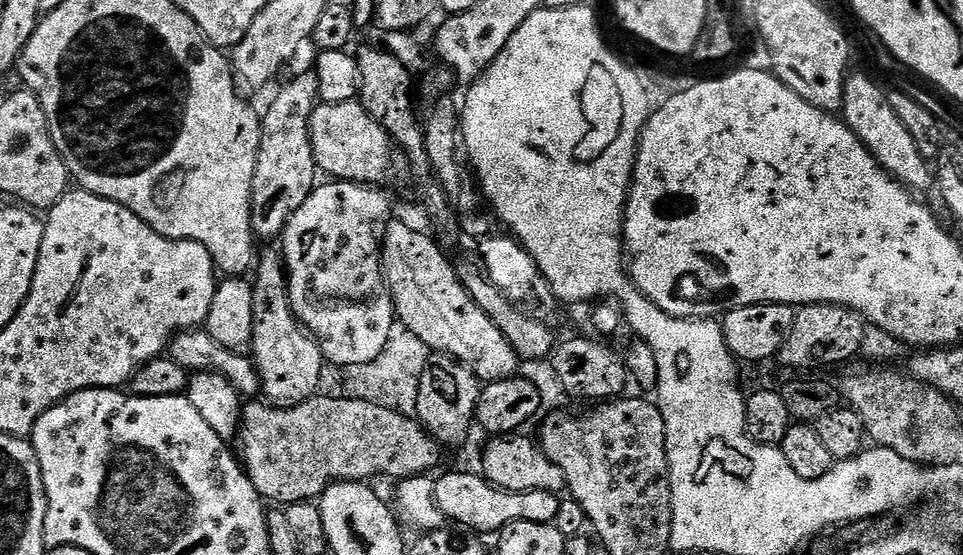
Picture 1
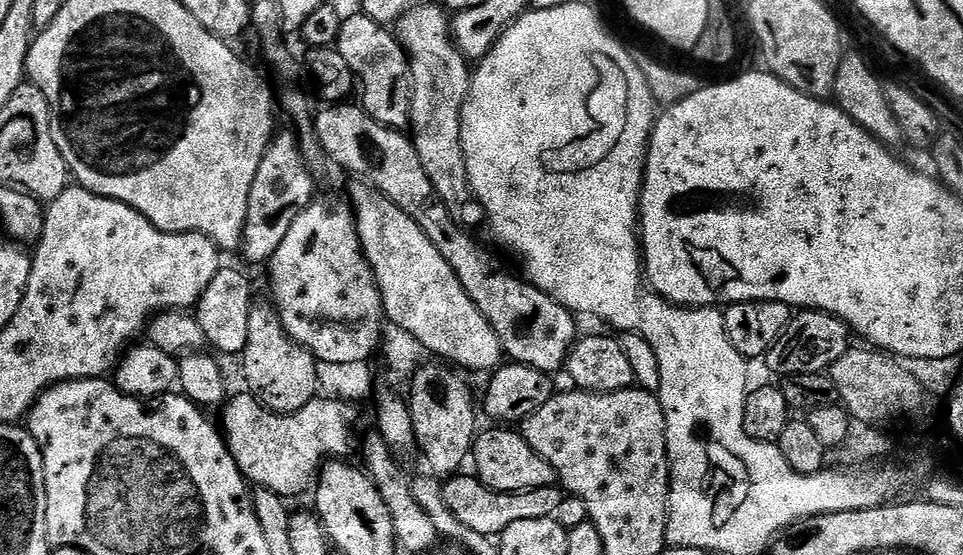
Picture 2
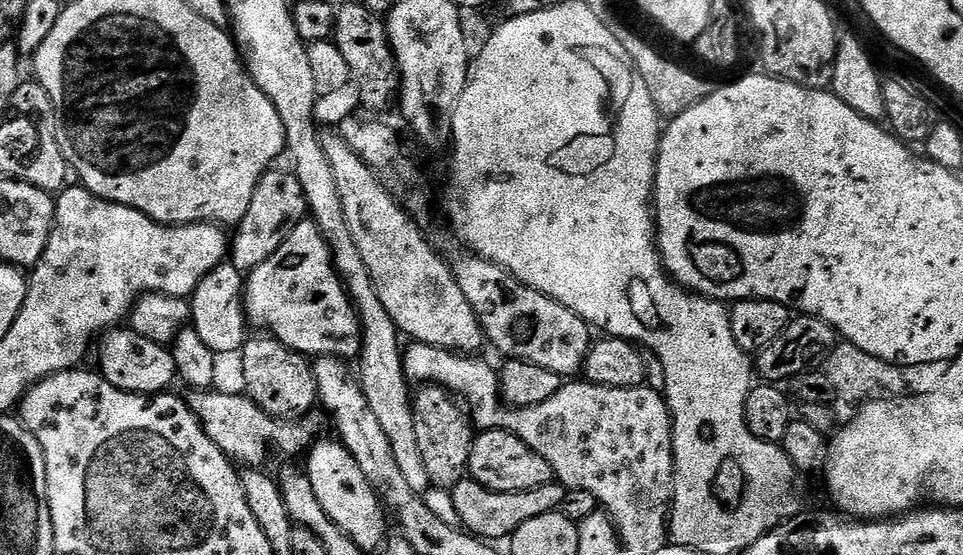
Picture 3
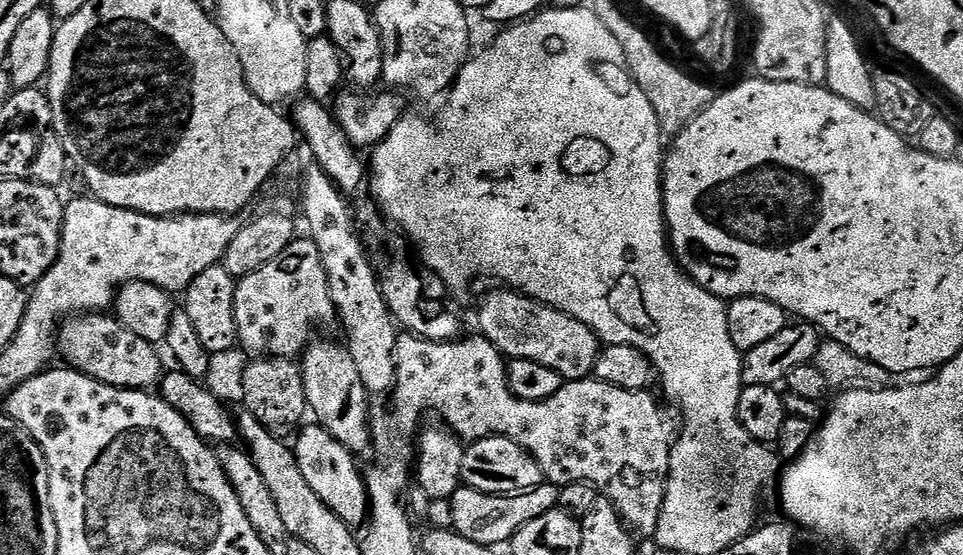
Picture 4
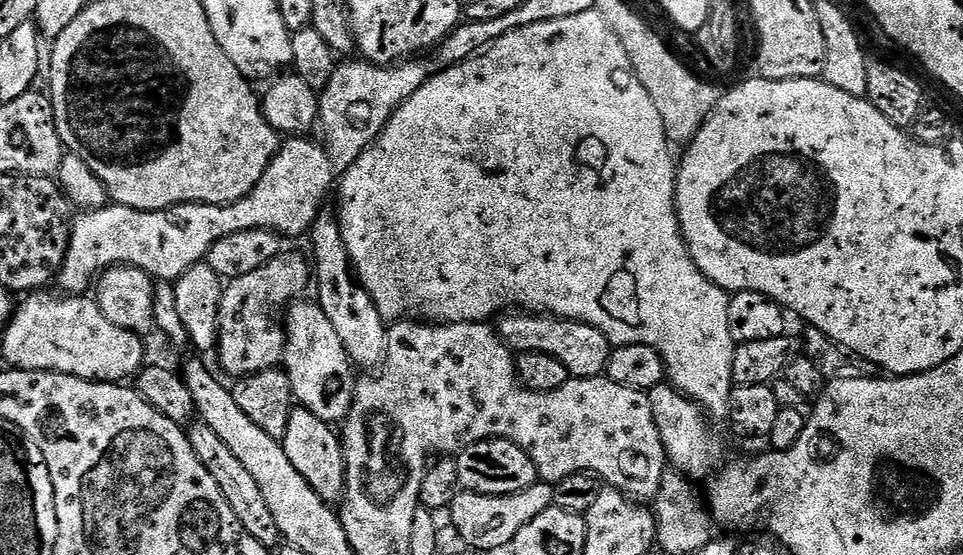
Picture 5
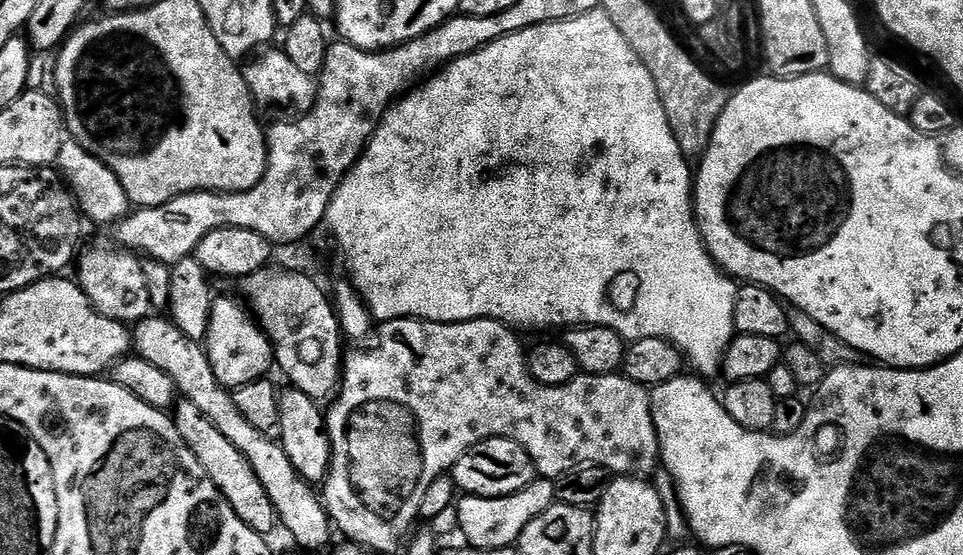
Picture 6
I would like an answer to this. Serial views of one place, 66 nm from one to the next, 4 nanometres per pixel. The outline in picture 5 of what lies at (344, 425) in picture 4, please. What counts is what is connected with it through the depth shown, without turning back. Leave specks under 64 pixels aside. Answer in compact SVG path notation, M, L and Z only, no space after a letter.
M308 299L294 300L286 309L288 320L282 364L292 382L295 399L318 414L322 422L336 426L348 419L356 397L358 372L326 310L315 299Z

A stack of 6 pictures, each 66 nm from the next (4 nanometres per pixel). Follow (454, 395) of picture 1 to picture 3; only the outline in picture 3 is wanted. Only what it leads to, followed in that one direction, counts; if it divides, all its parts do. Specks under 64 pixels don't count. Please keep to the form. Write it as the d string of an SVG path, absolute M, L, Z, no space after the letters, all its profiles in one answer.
M424 386L420 393L411 397L414 434L418 434L418 454L422 454L422 466L433 488L451 490L459 480L465 479L470 450L474 439L474 428L466 417L463 407L451 392L439 386Z

